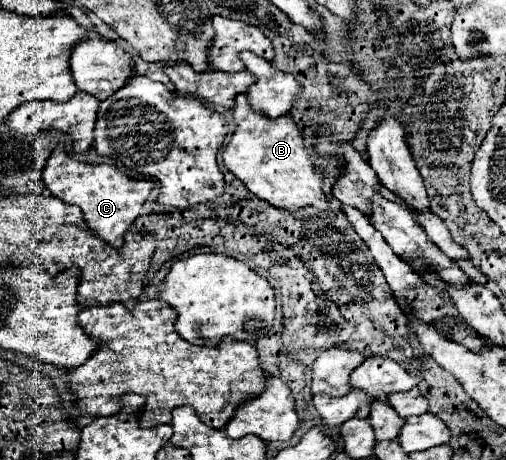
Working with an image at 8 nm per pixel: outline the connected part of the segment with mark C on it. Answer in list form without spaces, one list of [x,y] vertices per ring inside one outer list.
[[[62,144],[52,152],[52,156],[46,162],[44,182],[52,196],[56,196],[68,204],[76,204],[86,218],[88,230],[92,230],[98,238],[102,238],[106,244],[110,244],[114,248],[118,248],[124,242],[122,240],[124,232],[140,216],[142,204],[148,200],[148,196],[154,188],[154,182],[150,178],[142,178],[142,180],[128,178],[126,174],[118,172],[110,164],[90,166],[86,162],[74,160],[64,152]]]

